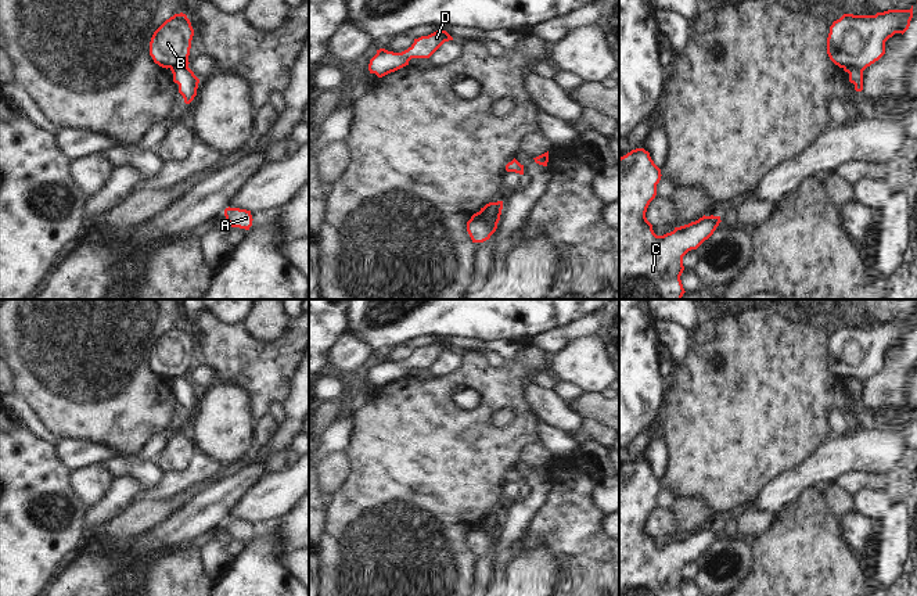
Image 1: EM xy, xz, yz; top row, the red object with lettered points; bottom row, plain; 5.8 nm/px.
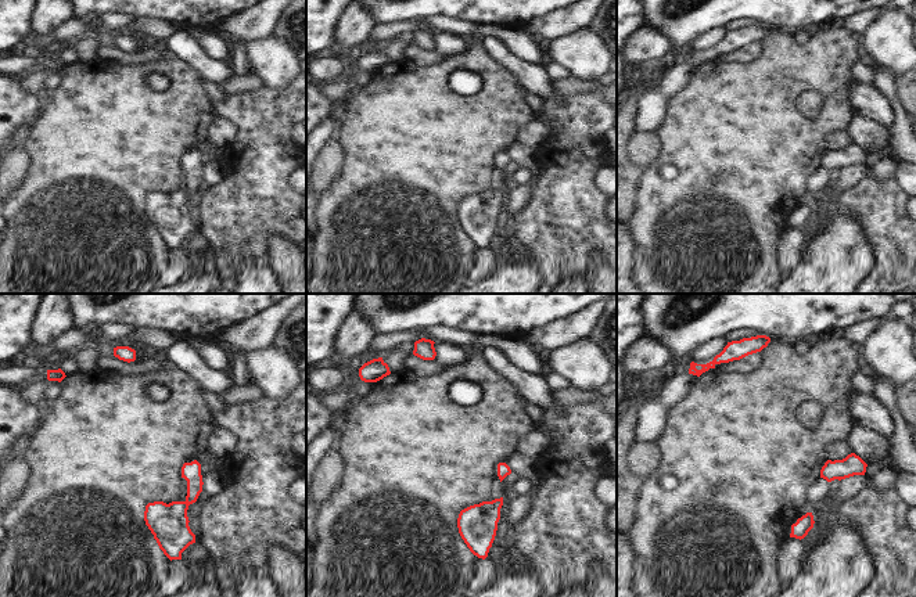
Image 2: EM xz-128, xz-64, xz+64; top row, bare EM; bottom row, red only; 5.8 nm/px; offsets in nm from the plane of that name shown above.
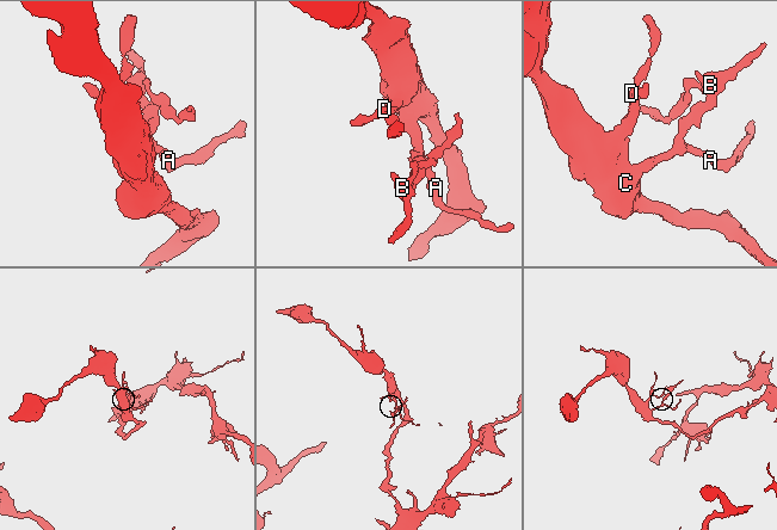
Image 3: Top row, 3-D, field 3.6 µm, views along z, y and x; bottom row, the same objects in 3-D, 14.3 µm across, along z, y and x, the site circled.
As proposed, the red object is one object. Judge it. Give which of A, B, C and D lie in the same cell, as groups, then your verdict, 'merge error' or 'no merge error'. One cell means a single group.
A C D / B | merge error

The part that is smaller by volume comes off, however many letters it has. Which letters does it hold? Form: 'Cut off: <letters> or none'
Cut off: B

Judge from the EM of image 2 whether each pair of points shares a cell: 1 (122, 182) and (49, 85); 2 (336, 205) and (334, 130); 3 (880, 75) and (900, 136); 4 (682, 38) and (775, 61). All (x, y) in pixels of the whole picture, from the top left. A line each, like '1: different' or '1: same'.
1: different
2: different
3: same
4: different

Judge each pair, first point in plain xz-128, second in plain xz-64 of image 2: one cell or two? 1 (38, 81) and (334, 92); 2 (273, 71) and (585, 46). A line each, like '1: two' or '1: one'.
1: one
2: one

